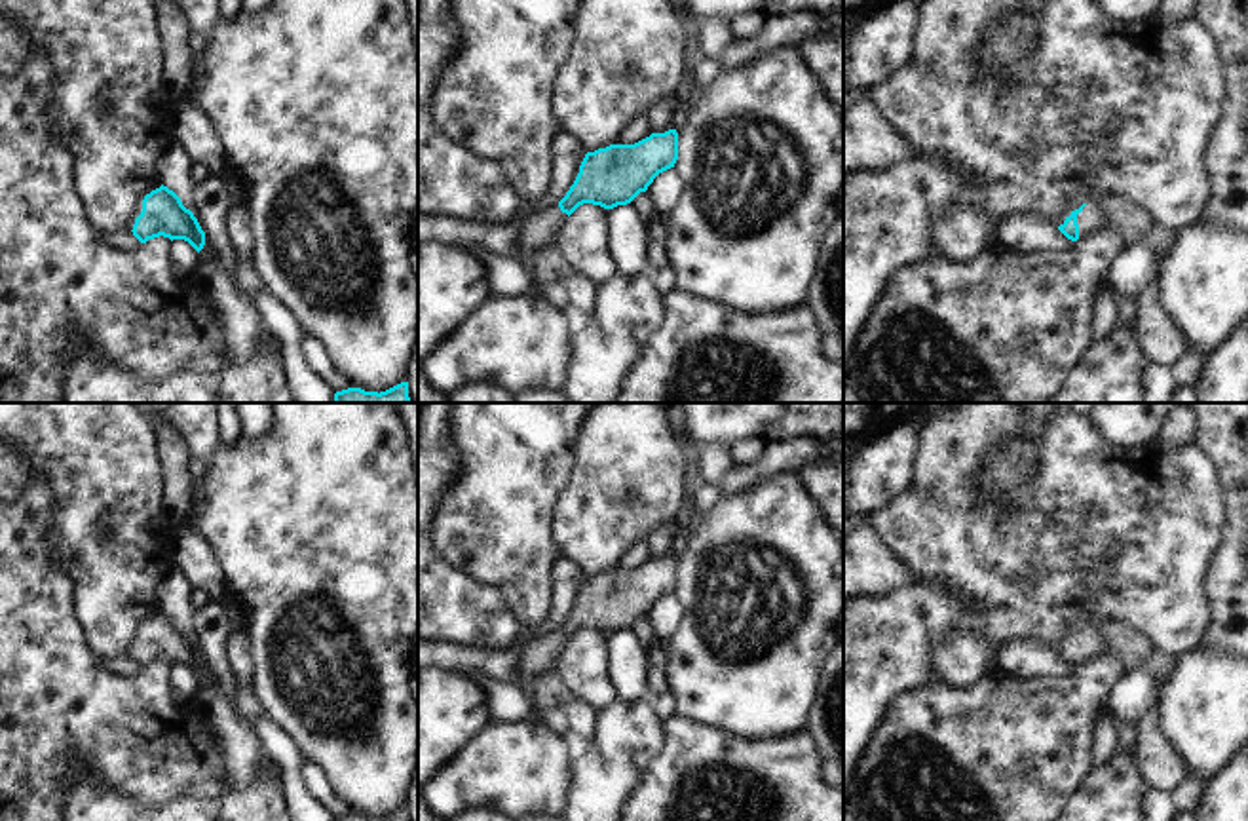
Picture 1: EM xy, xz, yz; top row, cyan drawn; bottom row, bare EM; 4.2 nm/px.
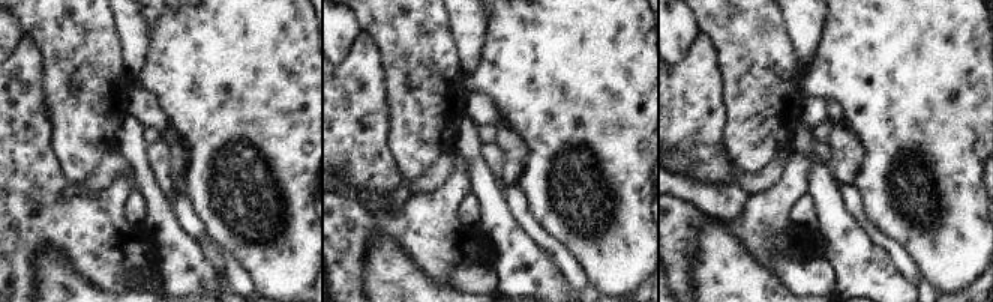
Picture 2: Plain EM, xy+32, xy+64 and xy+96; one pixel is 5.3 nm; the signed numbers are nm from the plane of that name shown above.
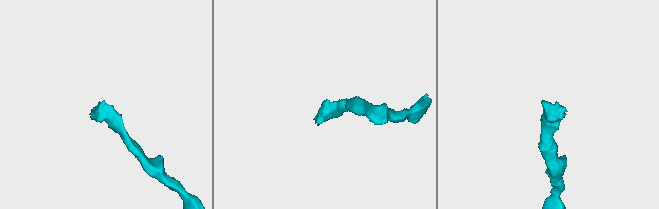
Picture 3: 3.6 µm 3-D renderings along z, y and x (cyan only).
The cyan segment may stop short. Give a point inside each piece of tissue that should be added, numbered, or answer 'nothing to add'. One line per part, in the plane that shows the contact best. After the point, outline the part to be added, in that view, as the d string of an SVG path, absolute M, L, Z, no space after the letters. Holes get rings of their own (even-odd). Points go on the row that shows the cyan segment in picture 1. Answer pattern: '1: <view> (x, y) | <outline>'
1: yz (1091, 219) | M1087 203L1077 215L1079 239L1090 238L1109 224L1109 219L1098 205Z

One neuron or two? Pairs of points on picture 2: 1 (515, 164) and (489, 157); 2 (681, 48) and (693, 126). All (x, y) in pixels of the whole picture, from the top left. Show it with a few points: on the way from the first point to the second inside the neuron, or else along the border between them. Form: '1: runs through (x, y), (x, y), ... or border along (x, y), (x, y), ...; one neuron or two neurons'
1: border along (494, 141), (503, 147), (503, 182), (507, 187); two neurons
2: border along (702, 33), (693, 51), (674, 68); two neurons

